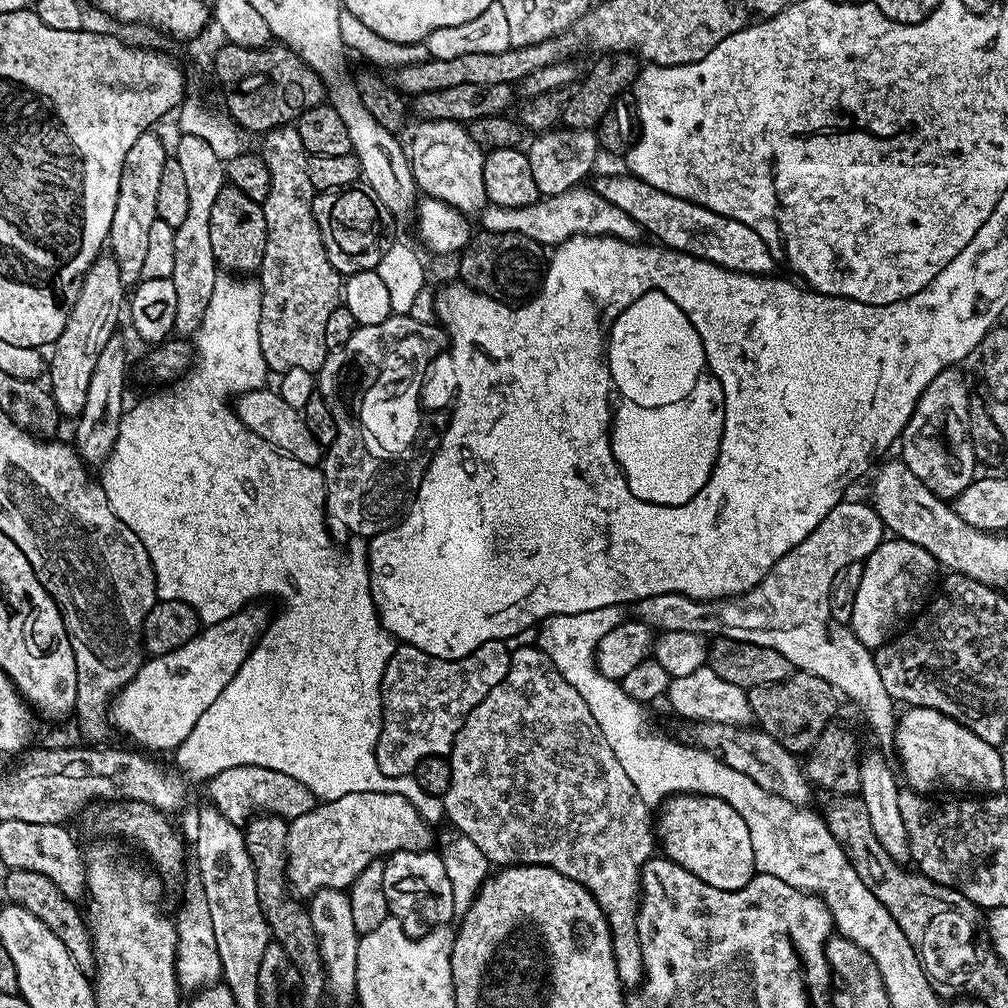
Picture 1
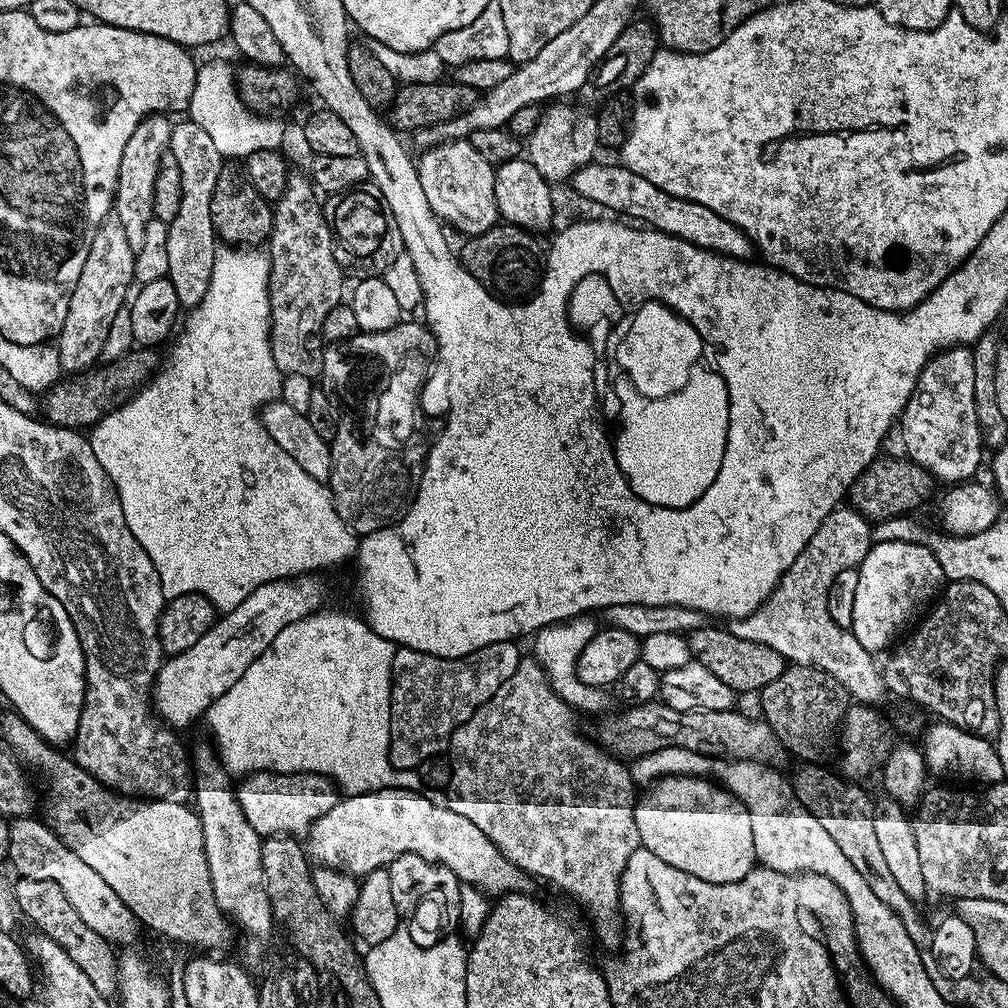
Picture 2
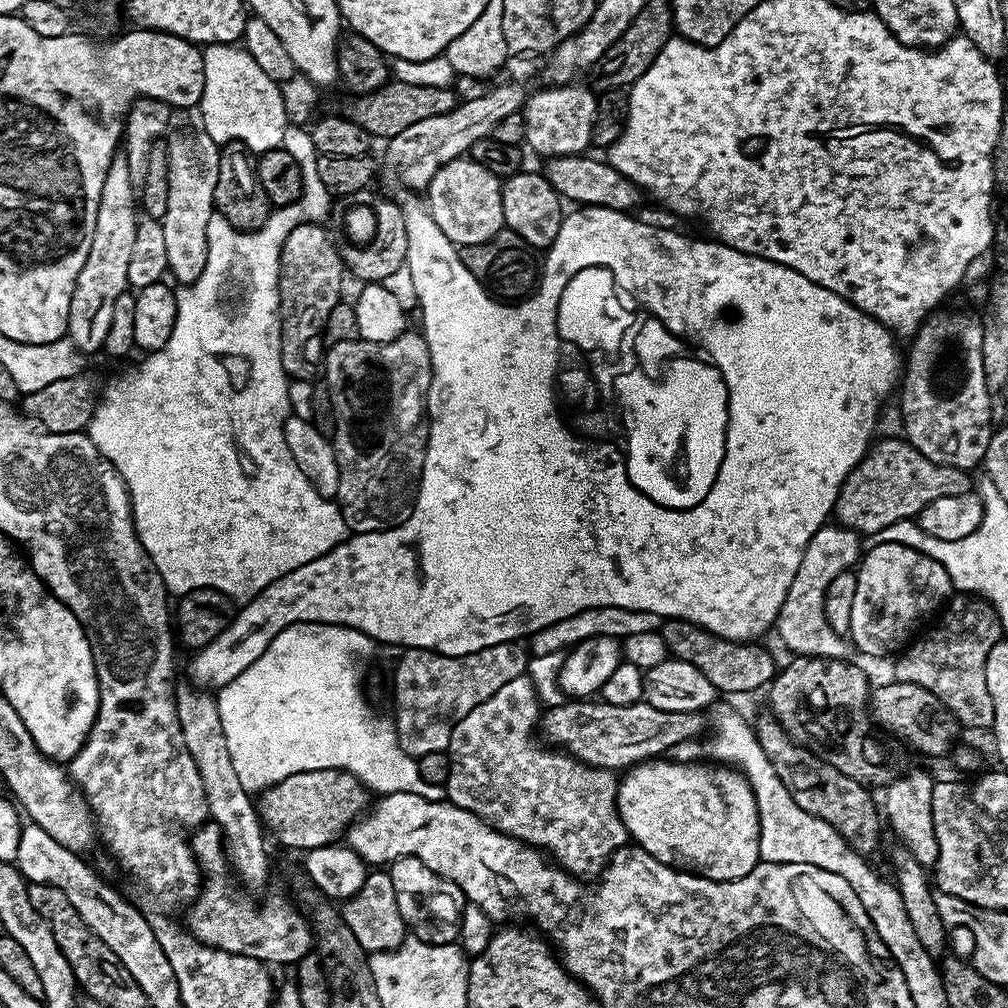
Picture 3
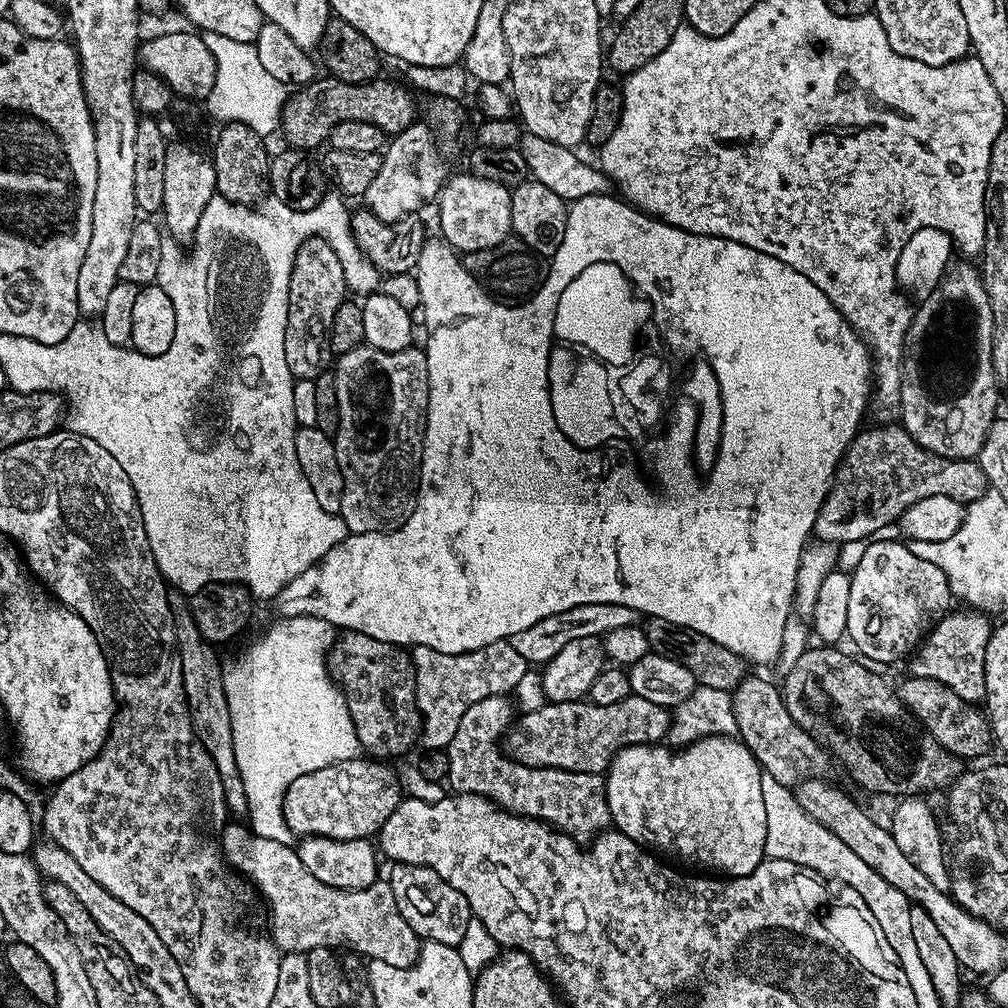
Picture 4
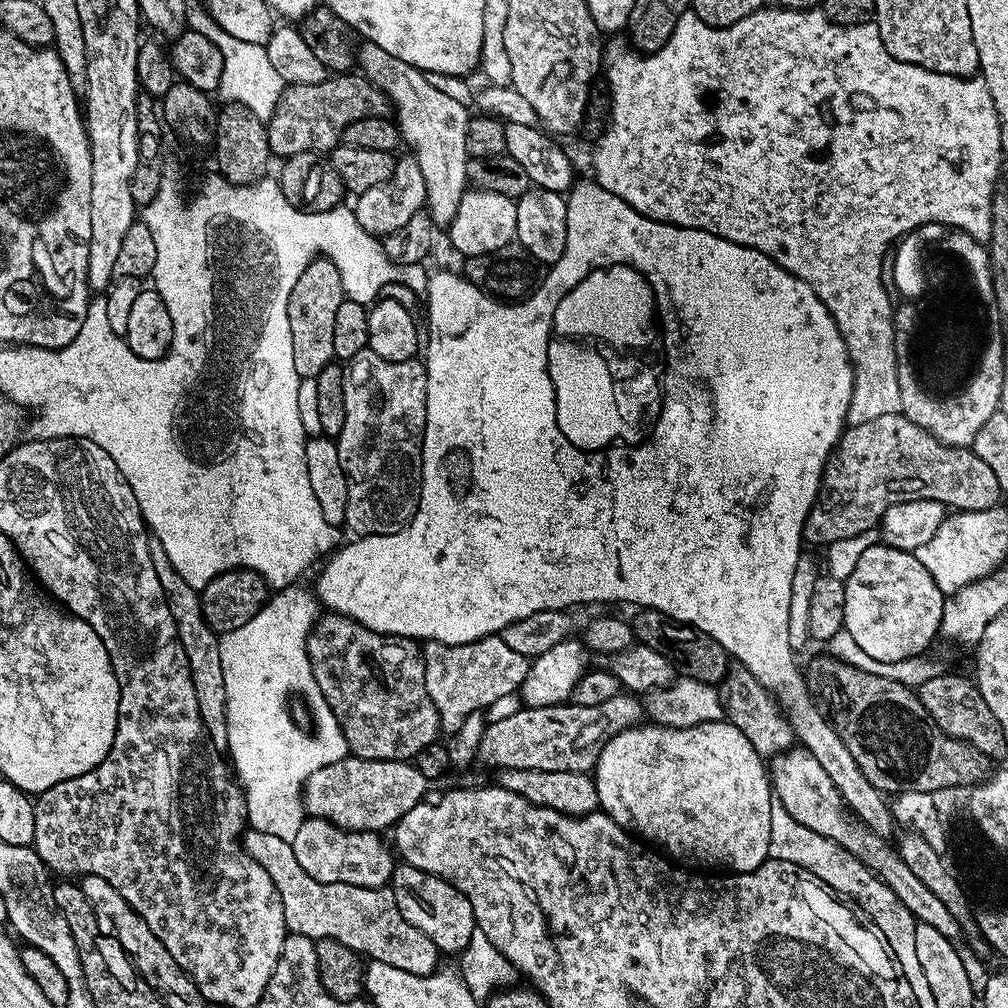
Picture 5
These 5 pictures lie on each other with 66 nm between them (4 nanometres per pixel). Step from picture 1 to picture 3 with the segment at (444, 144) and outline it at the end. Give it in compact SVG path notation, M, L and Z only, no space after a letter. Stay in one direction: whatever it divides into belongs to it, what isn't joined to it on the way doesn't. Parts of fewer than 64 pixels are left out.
M461 158L446 162L434 174L426 189L426 207L438 222L438 230L450 238L457 246L477 244L494 238L494 234L505 231L506 225L502 214L501 177L490 174L486 166L470 158Z

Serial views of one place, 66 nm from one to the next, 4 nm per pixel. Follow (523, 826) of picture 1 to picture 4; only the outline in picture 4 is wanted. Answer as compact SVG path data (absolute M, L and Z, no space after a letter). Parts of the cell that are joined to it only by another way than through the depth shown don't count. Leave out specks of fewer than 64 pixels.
M507 695L482 698L462 714L462 722L458 722L458 730L446 749L450 758L447 787L456 794L485 796L518 816L545 821L577 842L591 841L612 824L604 776L598 772L531 768L512 759L502 747L502 737L514 724L513 701L508 699Z

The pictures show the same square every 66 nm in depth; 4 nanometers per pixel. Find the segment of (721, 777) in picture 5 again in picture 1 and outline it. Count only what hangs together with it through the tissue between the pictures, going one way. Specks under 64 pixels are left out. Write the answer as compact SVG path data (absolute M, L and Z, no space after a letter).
M670 796L659 805L654 832L659 843L660 840L664 843L663 855L682 866L682 870L690 870L690 874L702 878L702 882L718 890L742 890L742 886L752 881L756 863L750 846L750 829L730 802L717 796Z

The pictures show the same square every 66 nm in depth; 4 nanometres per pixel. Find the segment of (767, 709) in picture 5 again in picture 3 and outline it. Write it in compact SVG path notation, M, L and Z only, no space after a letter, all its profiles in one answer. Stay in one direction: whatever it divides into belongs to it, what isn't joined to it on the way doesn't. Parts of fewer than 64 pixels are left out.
M765 714L760 721L755 721L754 731L756 741L760 743L762 750L766 750L766 758L770 758L778 778L782 778L782 786L790 790L794 802L798 802L798 806L802 806L806 814L822 818L822 822L834 826L834 830L842 834L842 838L847 840L854 851L865 858L871 857L871 852L876 848L876 839L880 836L880 822L882 826L877 801L875 804L868 793L871 791L854 778L842 774L842 770L838 770L821 756L815 756L809 748L797 744L775 716Z

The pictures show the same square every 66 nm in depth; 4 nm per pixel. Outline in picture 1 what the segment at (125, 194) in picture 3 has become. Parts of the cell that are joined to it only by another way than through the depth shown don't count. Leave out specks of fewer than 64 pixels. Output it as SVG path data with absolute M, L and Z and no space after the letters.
M101 254L90 266L90 270L84 275L84 281L80 287L78 298L70 310L70 318L66 318L66 326L62 334L56 339L56 343L51 345L52 360L47 361L46 376L52 379L50 391L61 417L76 418L79 416L83 407L86 406L86 394L90 386L90 374L94 374L94 365L98 363L98 354L102 354L106 342L110 342L112 336L117 335L116 323L122 320L122 309L126 304L126 285L119 273L118 262L111 254Z

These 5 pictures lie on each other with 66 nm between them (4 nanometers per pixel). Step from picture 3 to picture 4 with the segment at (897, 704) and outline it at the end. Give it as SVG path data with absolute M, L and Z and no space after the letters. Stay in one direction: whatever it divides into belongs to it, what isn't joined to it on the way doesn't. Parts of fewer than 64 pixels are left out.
M908 676L907 679L900 685L897 685L897 696L904 704L905 709L914 717L929 734L935 738L939 745L942 745L946 751L953 753L961 760L967 758L978 758L984 755L992 748L994 737L991 731L991 724L987 720L987 715L981 711L977 705L971 705L967 701L958 697L954 691L941 683L934 682L933 679L922 678L921 676Z

